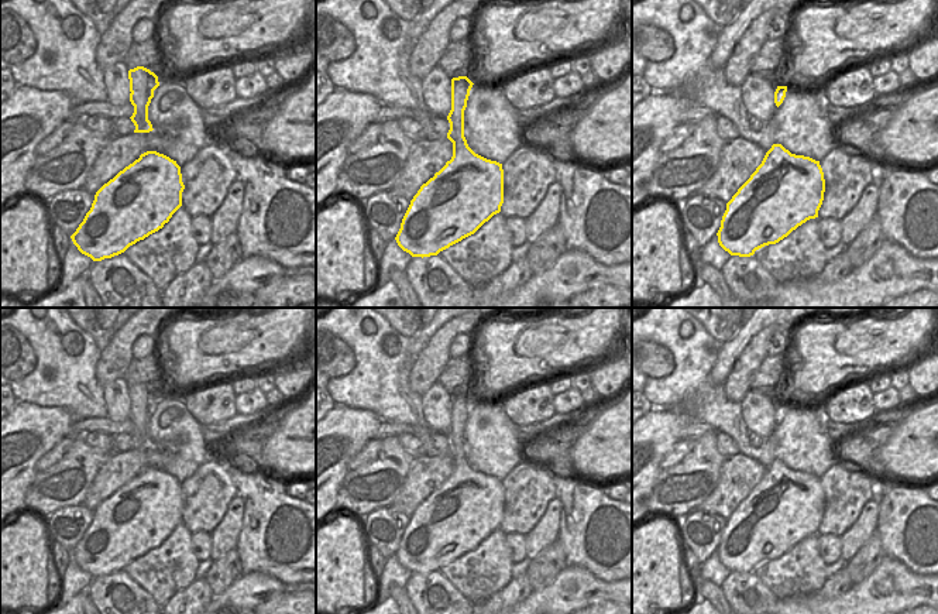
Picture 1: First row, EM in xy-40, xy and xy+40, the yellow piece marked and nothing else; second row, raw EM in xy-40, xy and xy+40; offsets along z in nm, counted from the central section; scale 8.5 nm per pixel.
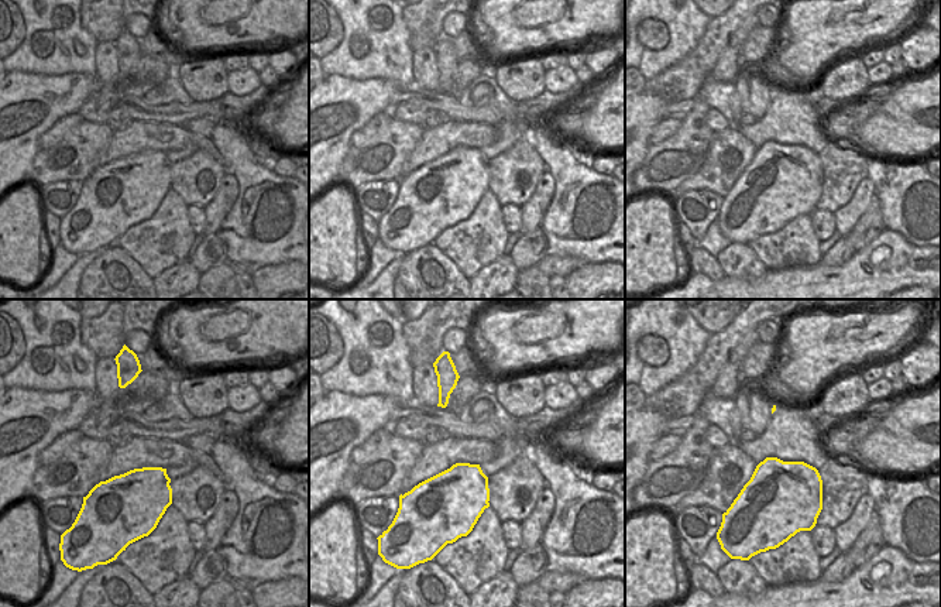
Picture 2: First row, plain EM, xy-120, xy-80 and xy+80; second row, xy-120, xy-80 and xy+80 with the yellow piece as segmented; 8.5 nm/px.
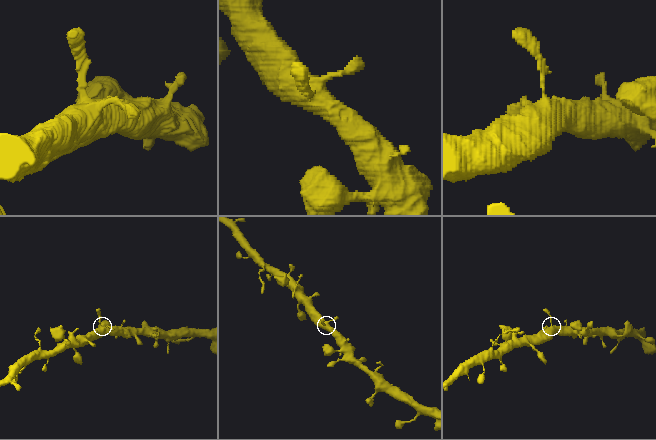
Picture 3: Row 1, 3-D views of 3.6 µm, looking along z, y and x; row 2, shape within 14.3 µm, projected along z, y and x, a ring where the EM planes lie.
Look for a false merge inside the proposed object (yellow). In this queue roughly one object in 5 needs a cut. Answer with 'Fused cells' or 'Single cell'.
Single cell.

